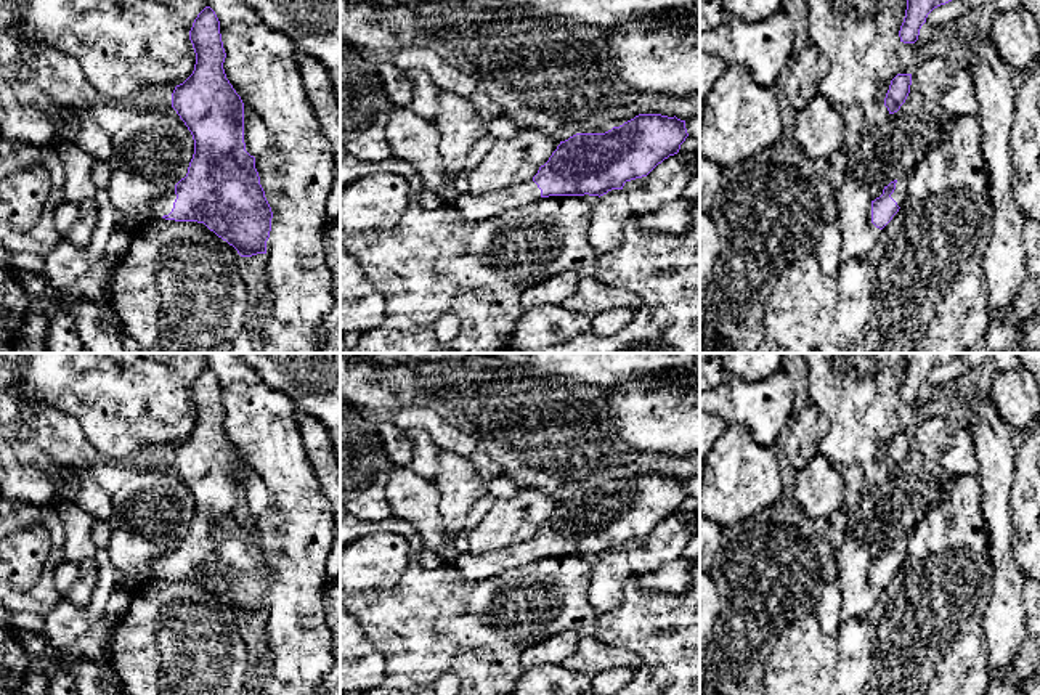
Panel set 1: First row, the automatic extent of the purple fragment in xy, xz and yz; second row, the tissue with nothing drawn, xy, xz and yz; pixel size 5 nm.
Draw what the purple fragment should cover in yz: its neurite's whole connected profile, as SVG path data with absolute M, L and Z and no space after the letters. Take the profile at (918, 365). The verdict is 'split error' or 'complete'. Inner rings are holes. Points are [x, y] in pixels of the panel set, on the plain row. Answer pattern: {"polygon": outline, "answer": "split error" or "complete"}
{"polygon": "M905 353L907 369L899 390L900 401L915 403L928 374L955 358L955 353Z", "answer": "complete"}

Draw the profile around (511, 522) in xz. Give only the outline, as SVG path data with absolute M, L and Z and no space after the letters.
M522 488L510 499L496 499L485 518L467 531L467 552L481 555L533 539L559 504L536 488Z

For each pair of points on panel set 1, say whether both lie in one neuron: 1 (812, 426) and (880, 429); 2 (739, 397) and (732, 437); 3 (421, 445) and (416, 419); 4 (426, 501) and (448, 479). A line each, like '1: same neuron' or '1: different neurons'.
1: different neurons
2: different neurons
3: different neurons
4: different neurons

